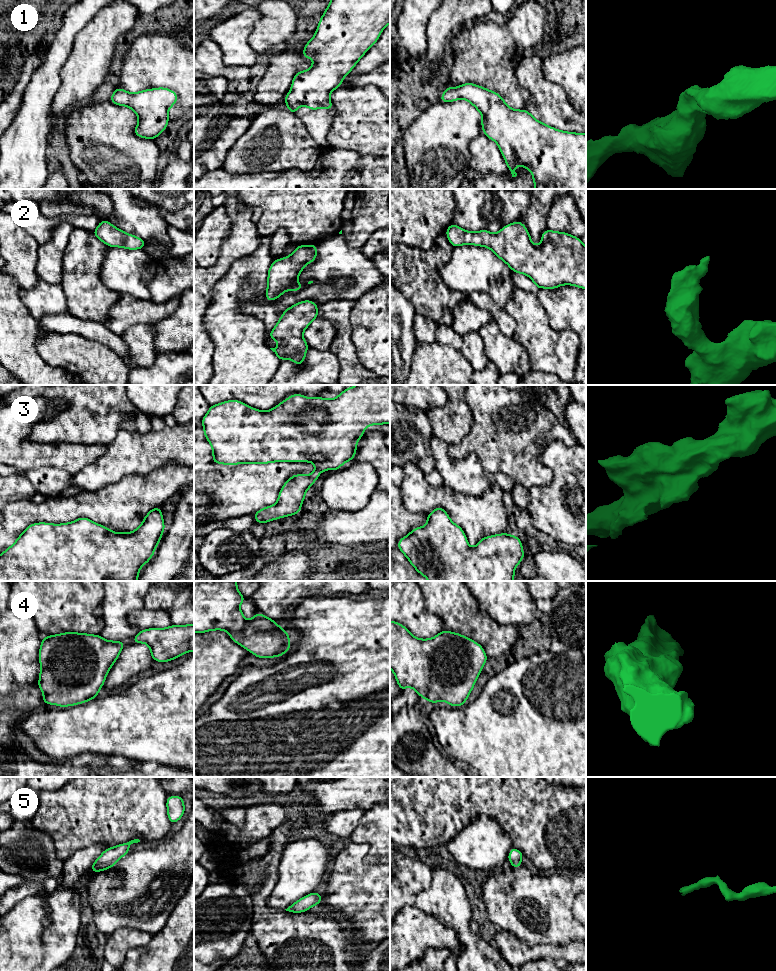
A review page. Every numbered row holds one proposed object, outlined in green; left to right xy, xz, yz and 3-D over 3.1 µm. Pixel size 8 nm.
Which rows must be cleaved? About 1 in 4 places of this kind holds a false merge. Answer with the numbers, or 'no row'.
no row

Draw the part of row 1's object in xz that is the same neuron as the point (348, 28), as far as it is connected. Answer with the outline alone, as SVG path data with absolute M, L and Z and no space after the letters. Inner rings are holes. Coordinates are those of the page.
M331 0L324 11L314 37L305 44L303 57L314 59L314 64L306 71L299 71L293 77L291 89L284 97L287 110L293 114L301 105L311 110L320 108L333 109L329 100L330 93L342 86L343 78L347 76L362 56L373 46L381 32L390 23L390 0Z

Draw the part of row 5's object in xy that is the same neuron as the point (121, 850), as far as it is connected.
M139 839L131 840L127 843L117 845L112 848L107 848L104 852L95 860L91 866L91 872L99 872L114 867L120 858L129 853L129 846L133 843L140 842Z

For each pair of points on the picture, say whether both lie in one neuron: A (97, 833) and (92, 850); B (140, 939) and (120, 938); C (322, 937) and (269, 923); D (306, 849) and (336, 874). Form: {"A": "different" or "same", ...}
{"A": "different", "B": "same", "C": "same", "D": "different"}

